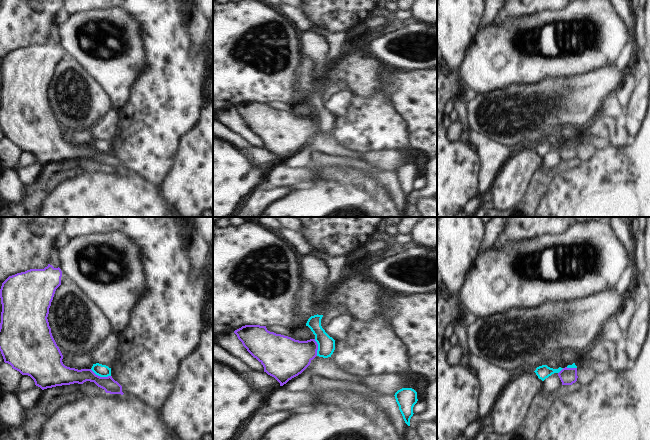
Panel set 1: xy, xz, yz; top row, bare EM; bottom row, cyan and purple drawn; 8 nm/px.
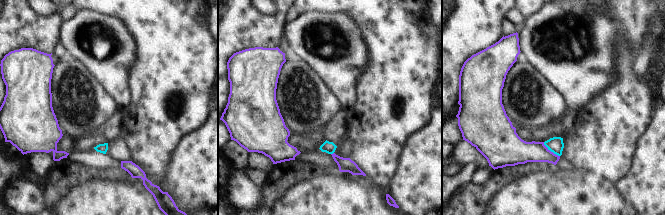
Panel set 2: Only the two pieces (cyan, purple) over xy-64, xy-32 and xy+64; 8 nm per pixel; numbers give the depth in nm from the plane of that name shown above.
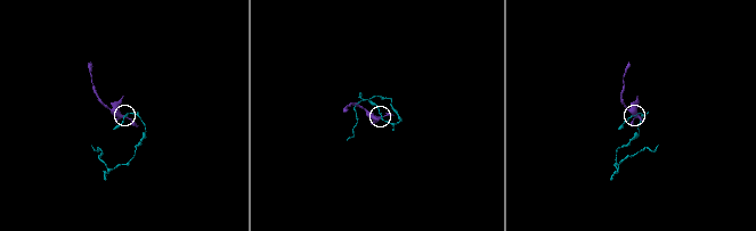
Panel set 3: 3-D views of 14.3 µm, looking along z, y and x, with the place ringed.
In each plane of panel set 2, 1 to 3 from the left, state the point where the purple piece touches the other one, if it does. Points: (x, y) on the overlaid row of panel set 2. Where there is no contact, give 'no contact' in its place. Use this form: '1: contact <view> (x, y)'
1: no contact
2: contact xy-32 (332, 153)
3: contact xy+64 (551, 151)

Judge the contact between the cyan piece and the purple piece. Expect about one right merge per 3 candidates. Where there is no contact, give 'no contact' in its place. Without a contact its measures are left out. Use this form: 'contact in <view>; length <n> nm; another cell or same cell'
contact in xy; length 180 nm; another cell

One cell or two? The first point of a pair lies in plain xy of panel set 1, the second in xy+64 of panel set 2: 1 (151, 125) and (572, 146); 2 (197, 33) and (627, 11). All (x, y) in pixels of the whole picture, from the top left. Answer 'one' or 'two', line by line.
1: one
2: two

